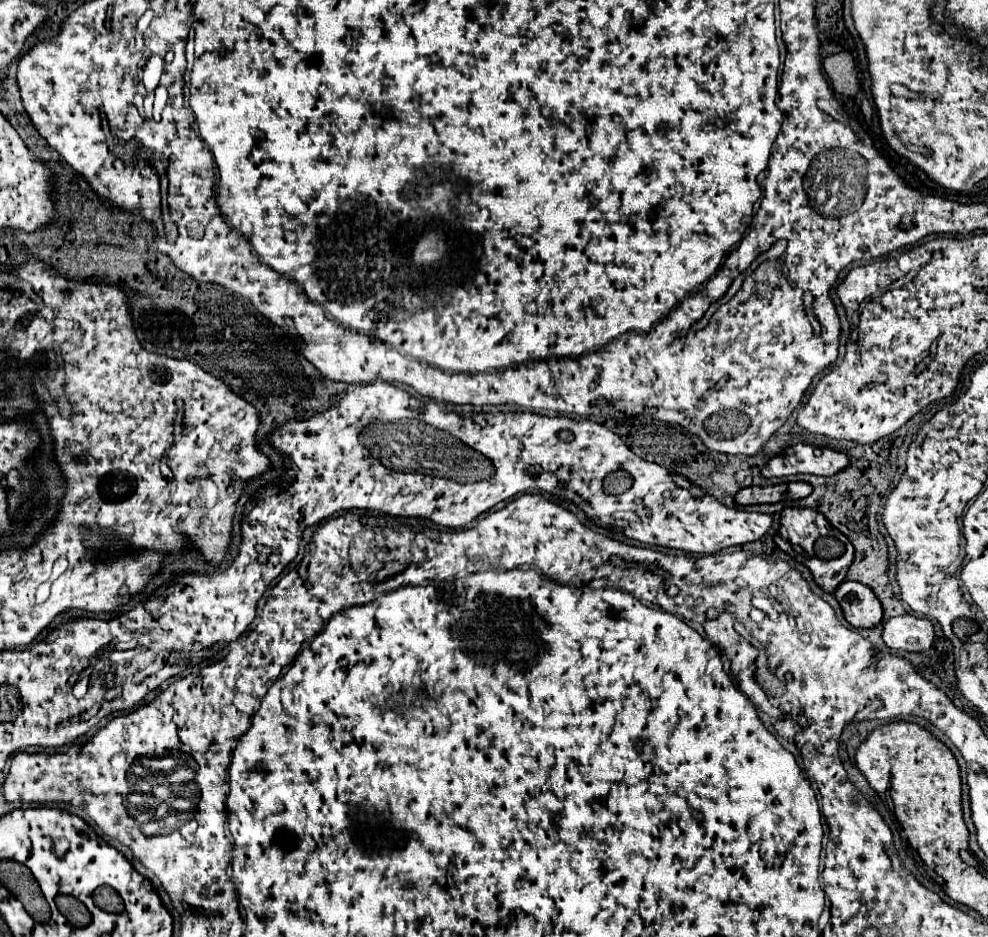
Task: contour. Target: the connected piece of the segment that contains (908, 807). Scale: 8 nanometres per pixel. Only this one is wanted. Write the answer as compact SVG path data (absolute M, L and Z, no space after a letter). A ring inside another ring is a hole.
M909 721L889 723L869 735L863 747L857 749L855 759L857 769L881 799L885 799L889 787L895 817L901 823L903 834L927 867L939 869L961 861L959 851L967 847L969 831L961 813L959 765L953 753L939 739ZM901 767L905 771L903 785L901 776L898 776Z

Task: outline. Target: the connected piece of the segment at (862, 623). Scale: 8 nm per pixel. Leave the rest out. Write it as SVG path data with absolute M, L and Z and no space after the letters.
M843 581L837 587L835 597L843 609L847 623L853 627L869 629L869 627L875 627L883 617L883 607L881 607L879 599L863 583Z

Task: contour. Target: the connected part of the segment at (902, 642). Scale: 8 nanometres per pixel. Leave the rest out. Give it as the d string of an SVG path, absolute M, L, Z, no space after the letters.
M913 615L891 617L889 621L883 623L881 637L889 649L923 653L933 643L933 625L925 617Z

